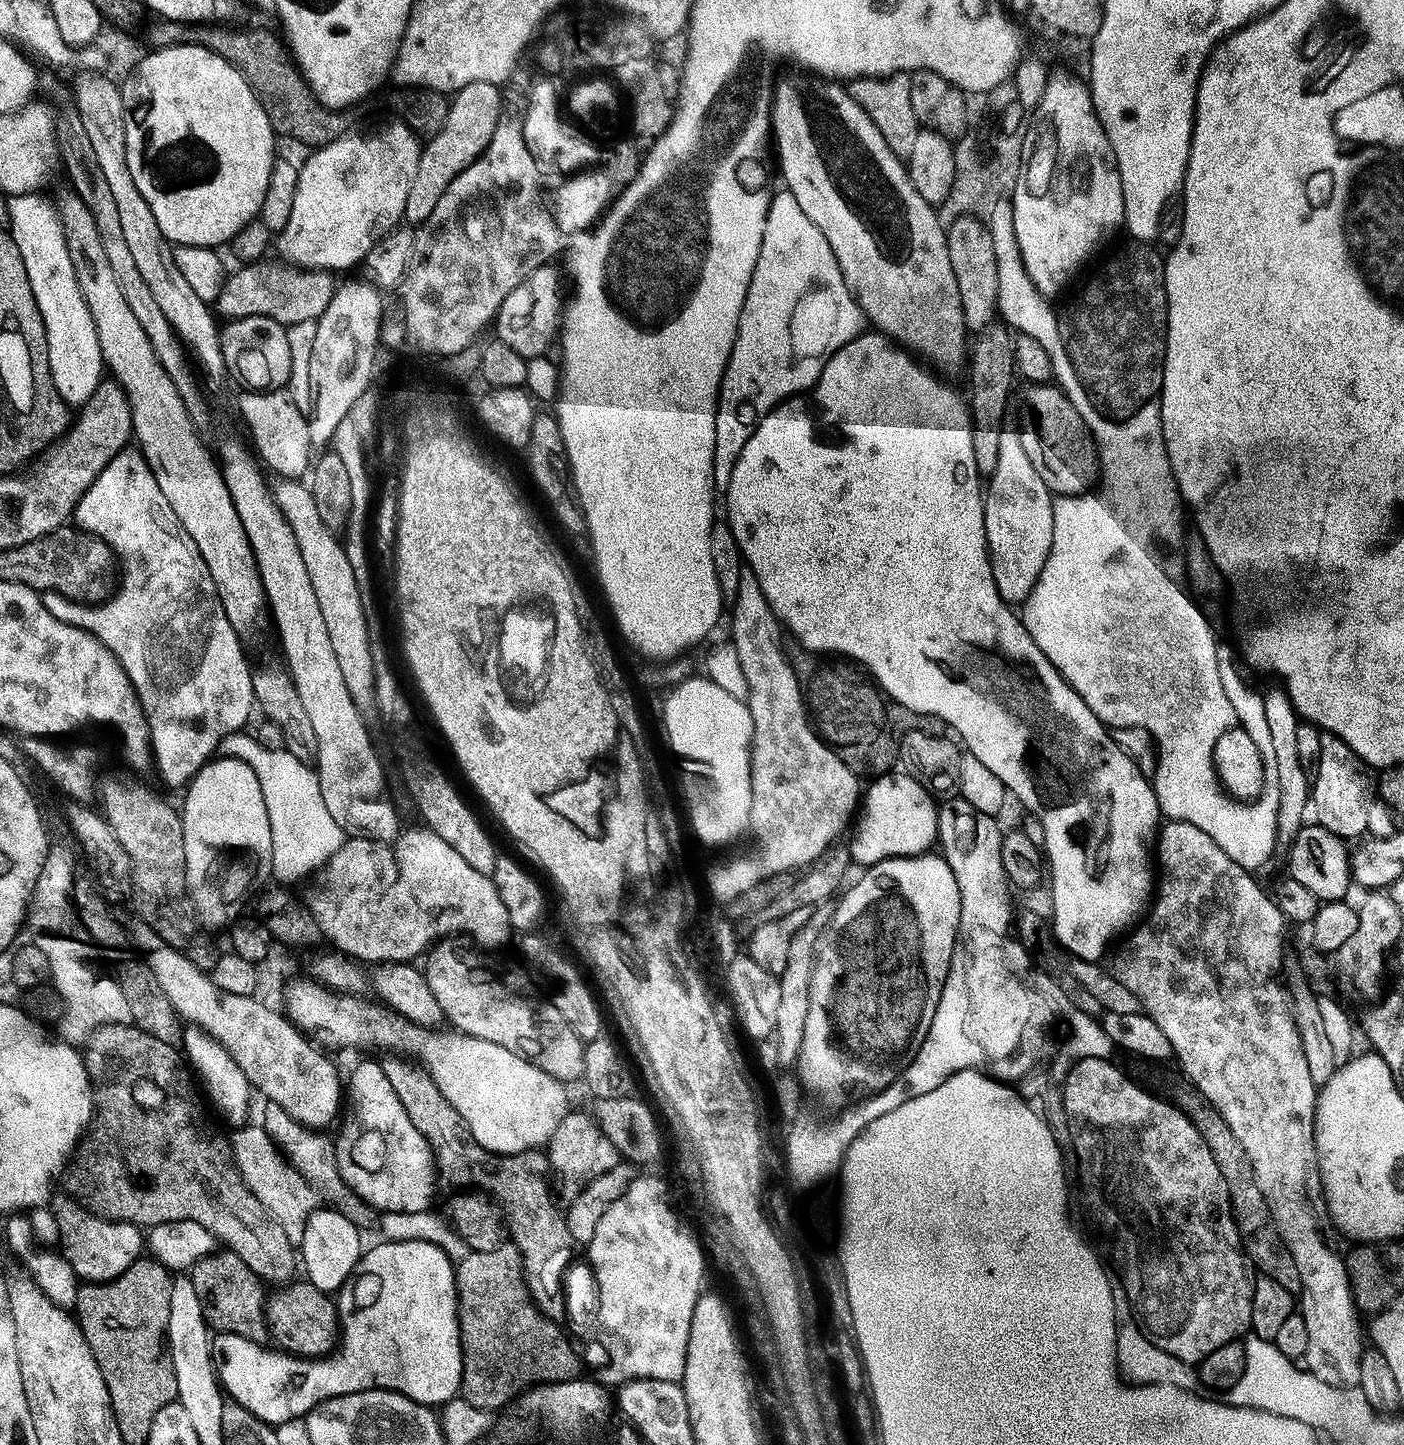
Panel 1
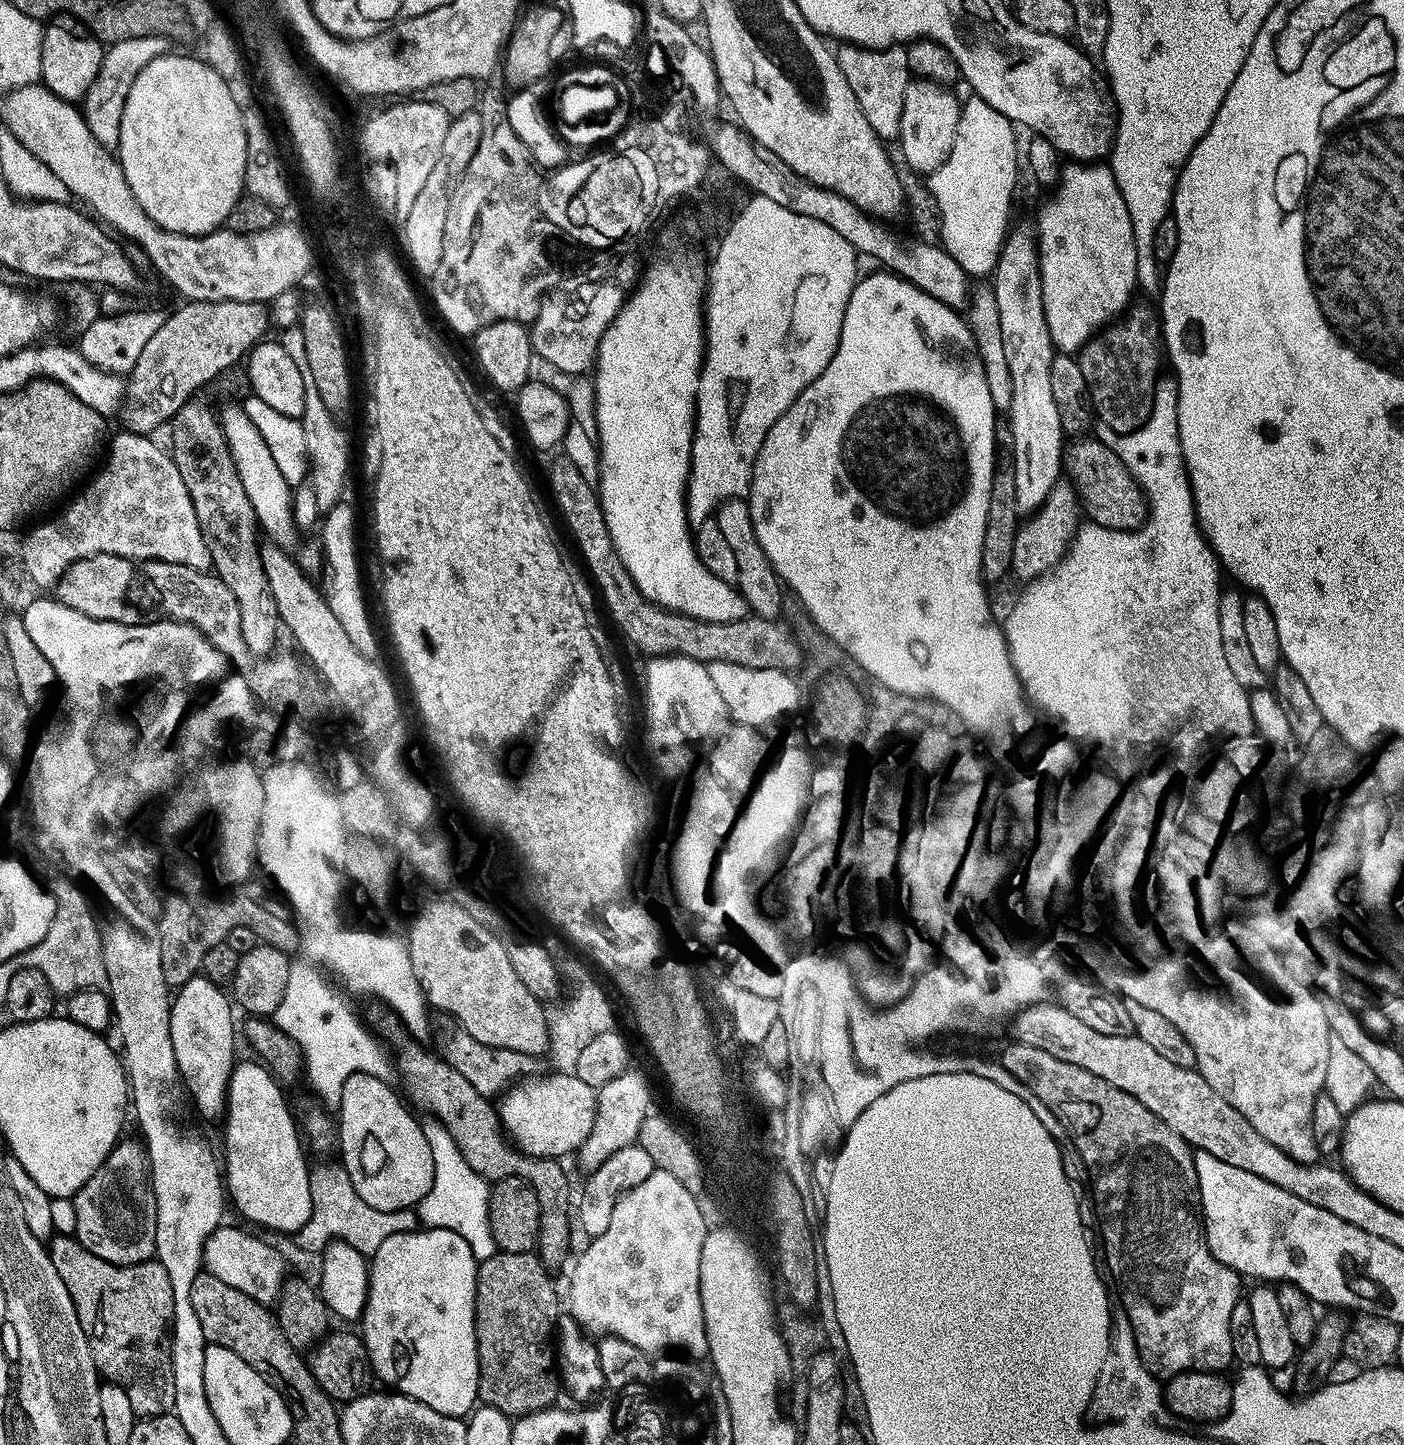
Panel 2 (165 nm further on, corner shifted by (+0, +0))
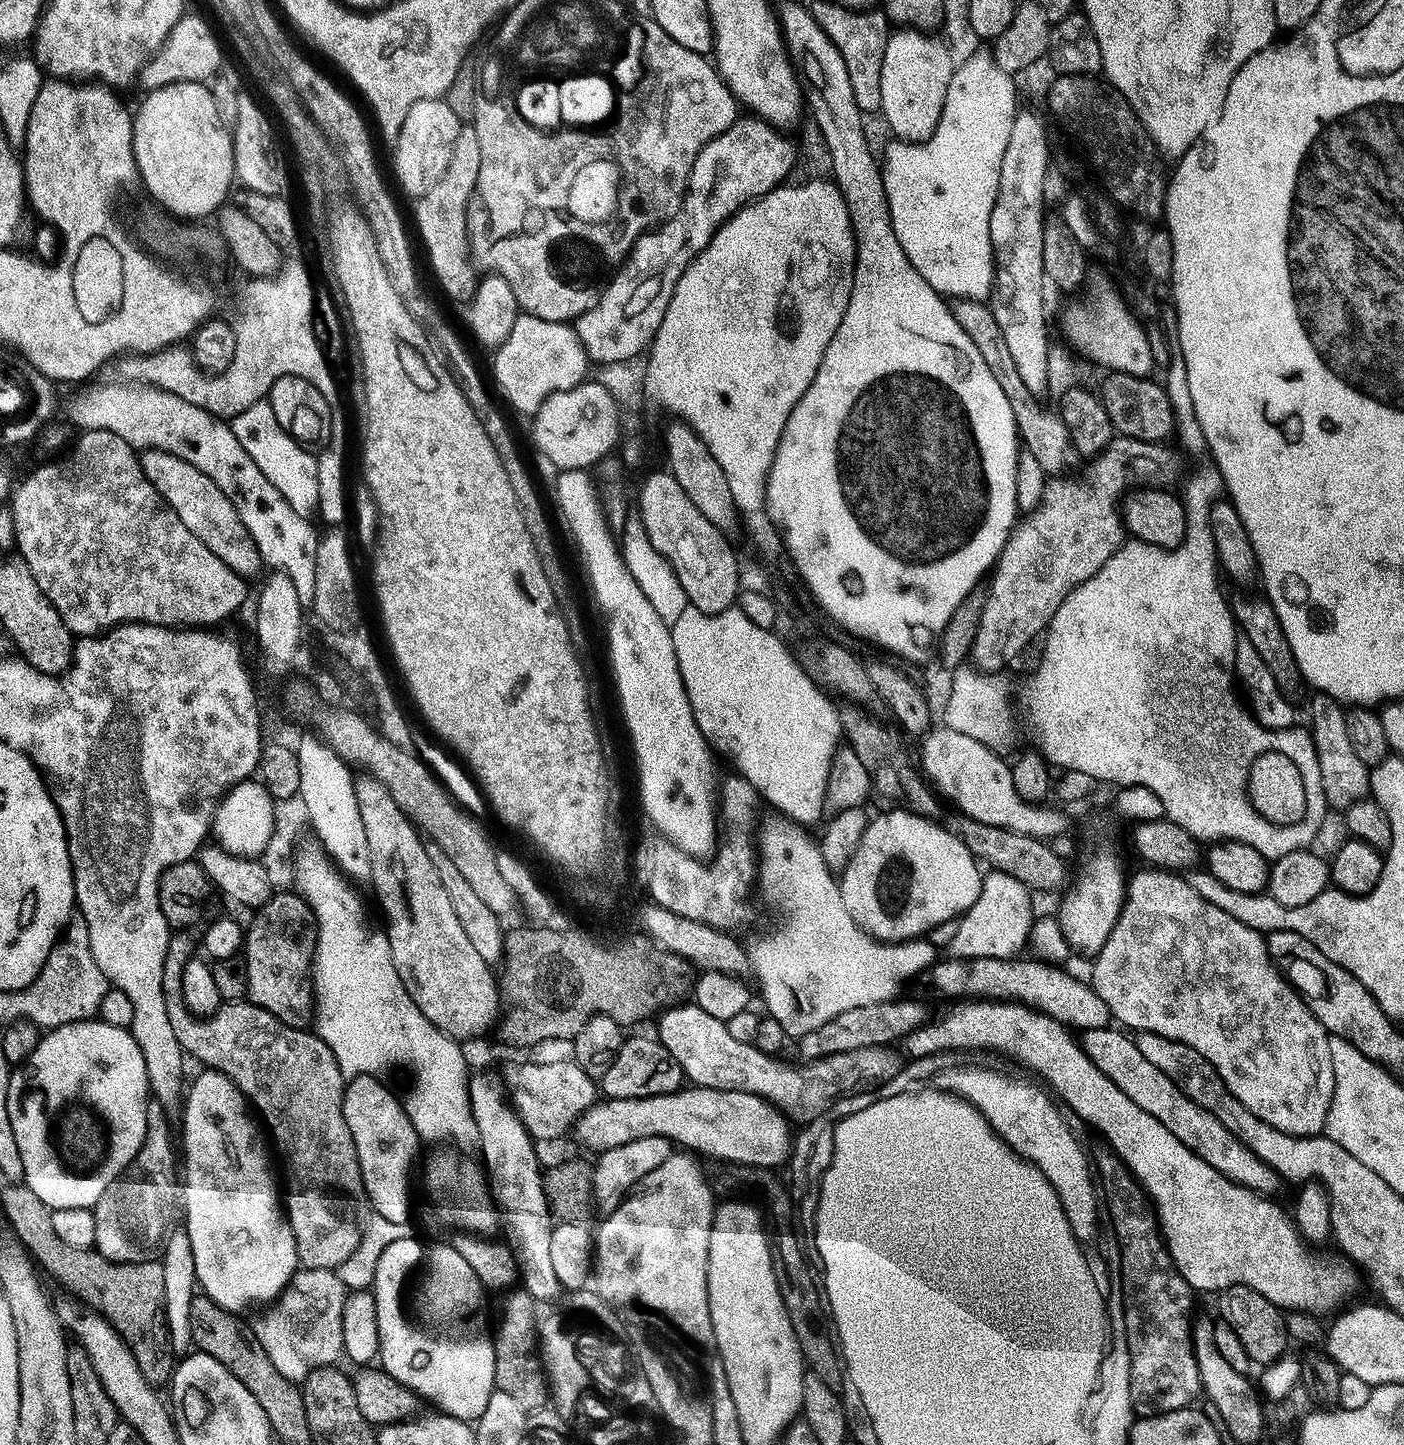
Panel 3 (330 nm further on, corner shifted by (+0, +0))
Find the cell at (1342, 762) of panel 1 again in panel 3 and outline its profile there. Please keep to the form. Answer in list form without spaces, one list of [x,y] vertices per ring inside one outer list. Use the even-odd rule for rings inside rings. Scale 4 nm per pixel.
[[[1316,694],[1312,700],[1312,741],[1316,744],[1318,762],[1322,766],[1324,793],[1337,809],[1343,810],[1356,800],[1367,797],[1370,792],[1370,768],[1358,760],[1351,748],[1350,737],[1344,721],[1345,709],[1332,696]]]

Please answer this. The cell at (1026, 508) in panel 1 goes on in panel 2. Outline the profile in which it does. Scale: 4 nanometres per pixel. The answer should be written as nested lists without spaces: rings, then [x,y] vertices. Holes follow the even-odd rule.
[[[1020,224],[1011,229],[1004,239],[1004,245],[1000,247],[1000,254],[996,258],[996,270],[991,273],[990,287],[992,293],[996,296],[998,302],[998,322],[1002,326],[1002,347],[1006,349],[1006,366],[1010,366],[1010,382],[1012,383],[1012,397],[1010,398],[1010,410],[1006,413],[1008,425],[1012,428],[1012,437],[1014,438],[1014,494],[1017,498],[1017,510],[1020,514],[1031,514],[1036,512],[1046,502],[1050,490],[1061,479],[1062,465],[1064,463],[1064,450],[1066,447],[1066,433],[1062,422],[1058,418],[1058,406],[1054,406],[1054,393],[1050,387],[1050,362],[1054,355],[1050,330],[1046,326],[1046,314],[1042,306],[1042,278],[1040,277],[1040,253],[1036,250],[1036,233],[1031,227]]]

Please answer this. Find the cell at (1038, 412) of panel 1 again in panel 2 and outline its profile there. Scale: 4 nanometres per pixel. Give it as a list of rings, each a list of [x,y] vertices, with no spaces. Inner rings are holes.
[[[1088,438],[1073,439],[1065,447],[1062,468],[1080,497],[1087,519],[1110,530],[1135,532],[1148,516],[1148,501],[1144,499],[1140,483],[1132,477],[1130,470],[1126,470],[1112,448],[1106,447],[1098,438],[1084,439]]]

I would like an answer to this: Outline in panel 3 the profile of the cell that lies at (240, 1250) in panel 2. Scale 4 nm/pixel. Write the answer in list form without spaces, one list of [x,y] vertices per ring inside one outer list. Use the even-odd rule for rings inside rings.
[[[300,1268],[293,1274],[271,1305],[272,1313],[254,1324],[256,1339],[282,1378],[302,1382],[314,1370],[339,1365],[345,1359],[342,1308],[348,1294],[349,1288],[331,1268]]]

